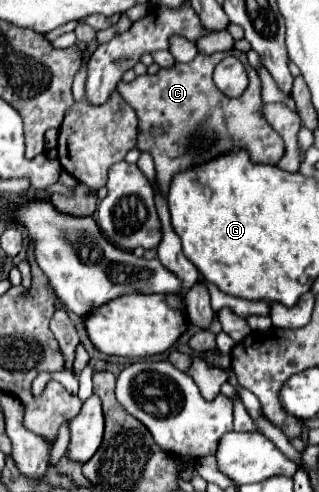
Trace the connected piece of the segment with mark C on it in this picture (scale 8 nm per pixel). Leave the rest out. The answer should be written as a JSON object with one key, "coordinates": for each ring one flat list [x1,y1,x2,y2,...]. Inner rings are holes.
{"coordinates":[[232,48,230,52,216,52,212,56,198,54,192,62,160,70,156,76,144,74,134,82,120,82,118,92,138,116,138,146,154,158,156,182,162,196,168,196,172,176,178,172,200,166,232,150,246,150,256,164,276,164,284,156,284,142,260,116,260,78,240,50],[226,56,236,56,250,78,250,88,238,98,224,96,212,82,214,66]]}

